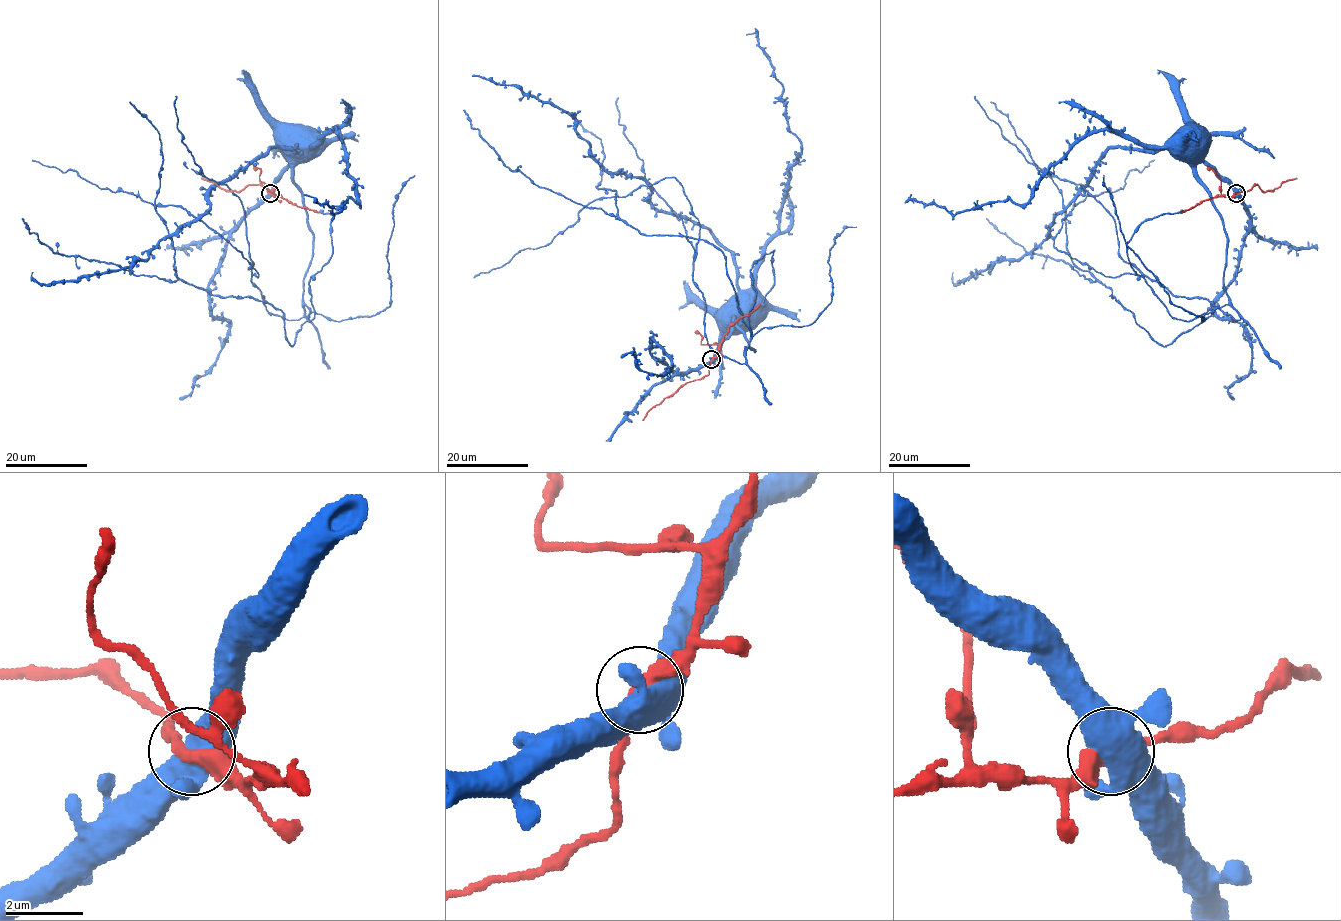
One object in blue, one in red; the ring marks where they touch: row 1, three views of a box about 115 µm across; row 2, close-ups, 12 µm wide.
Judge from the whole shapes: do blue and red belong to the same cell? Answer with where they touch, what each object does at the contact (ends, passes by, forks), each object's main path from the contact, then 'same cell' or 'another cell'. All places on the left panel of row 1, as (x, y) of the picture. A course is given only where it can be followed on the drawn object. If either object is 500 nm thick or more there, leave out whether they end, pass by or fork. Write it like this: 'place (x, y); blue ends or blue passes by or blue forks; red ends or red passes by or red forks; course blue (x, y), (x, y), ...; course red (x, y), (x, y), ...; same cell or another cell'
place (270, 193); blue forks; red passes by; course blue (270, 193), (280, 176), (307, 151), (307, 137), (301, 136); course red (270, 193), (262, 186), (247, 185), (238, 191), (227, 191), (201, 178); same cell

